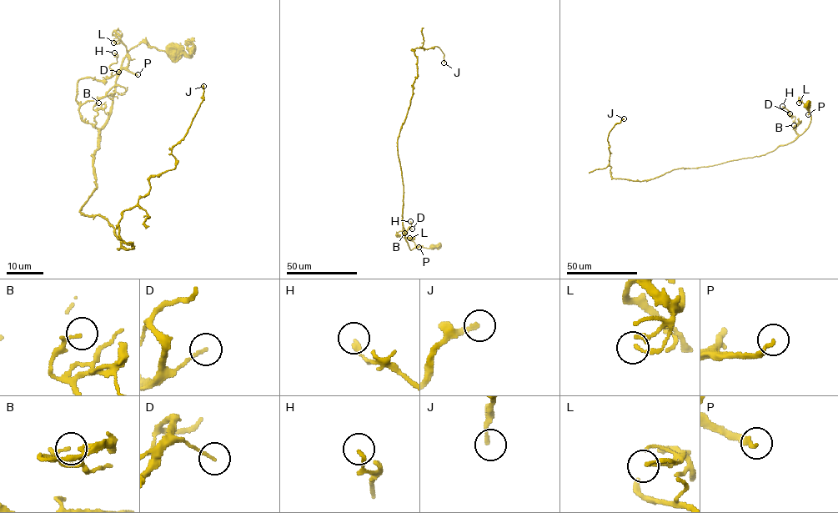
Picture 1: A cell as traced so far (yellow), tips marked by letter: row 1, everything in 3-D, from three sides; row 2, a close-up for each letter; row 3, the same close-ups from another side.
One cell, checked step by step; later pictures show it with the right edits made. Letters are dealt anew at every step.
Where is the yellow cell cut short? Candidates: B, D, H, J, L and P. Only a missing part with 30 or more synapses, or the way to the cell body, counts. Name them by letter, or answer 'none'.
J, P

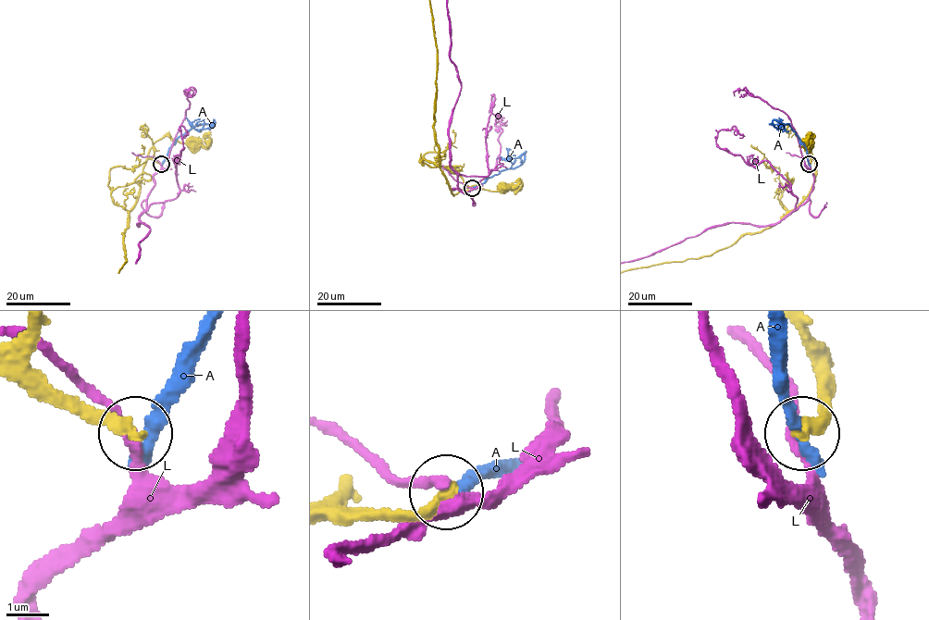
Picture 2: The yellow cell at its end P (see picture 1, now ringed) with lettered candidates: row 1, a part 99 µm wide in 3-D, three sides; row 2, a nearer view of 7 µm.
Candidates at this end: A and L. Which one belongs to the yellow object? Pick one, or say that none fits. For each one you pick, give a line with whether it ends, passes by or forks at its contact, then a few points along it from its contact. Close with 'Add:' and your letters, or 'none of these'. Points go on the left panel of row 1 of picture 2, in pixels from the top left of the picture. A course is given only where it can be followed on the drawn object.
Add: none of these

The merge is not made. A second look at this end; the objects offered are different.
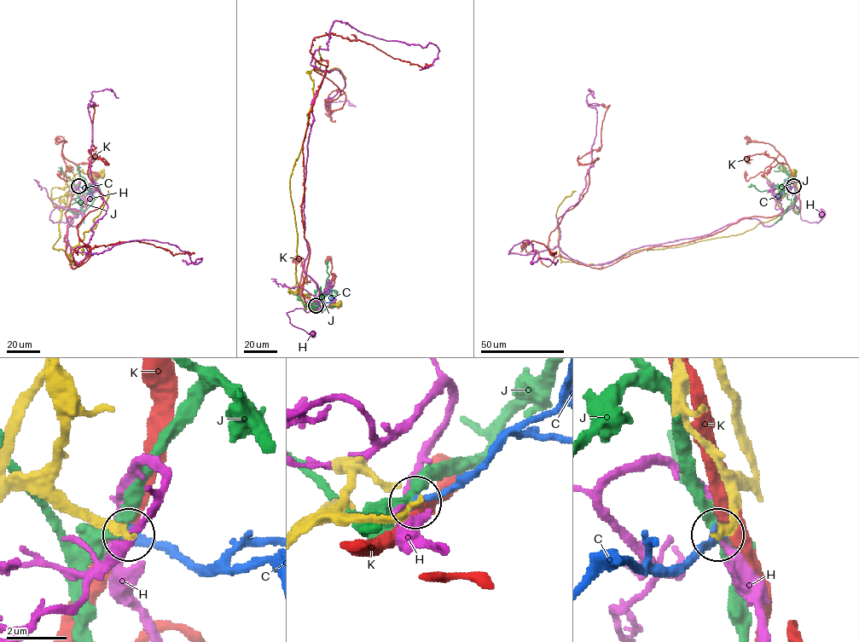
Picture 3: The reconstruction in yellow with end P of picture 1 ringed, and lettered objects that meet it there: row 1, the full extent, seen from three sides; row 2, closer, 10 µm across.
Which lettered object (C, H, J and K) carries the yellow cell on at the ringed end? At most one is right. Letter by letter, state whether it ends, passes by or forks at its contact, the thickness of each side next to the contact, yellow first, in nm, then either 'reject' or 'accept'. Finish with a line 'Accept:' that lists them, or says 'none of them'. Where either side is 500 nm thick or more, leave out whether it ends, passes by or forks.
C: it ends | 280/280 nm | accept
H: it passes by | 300/260 nm | reject
J: it passes by | 320/440 nm | reject
K: it passes by | 300/480 nm | reject
Accept: C

